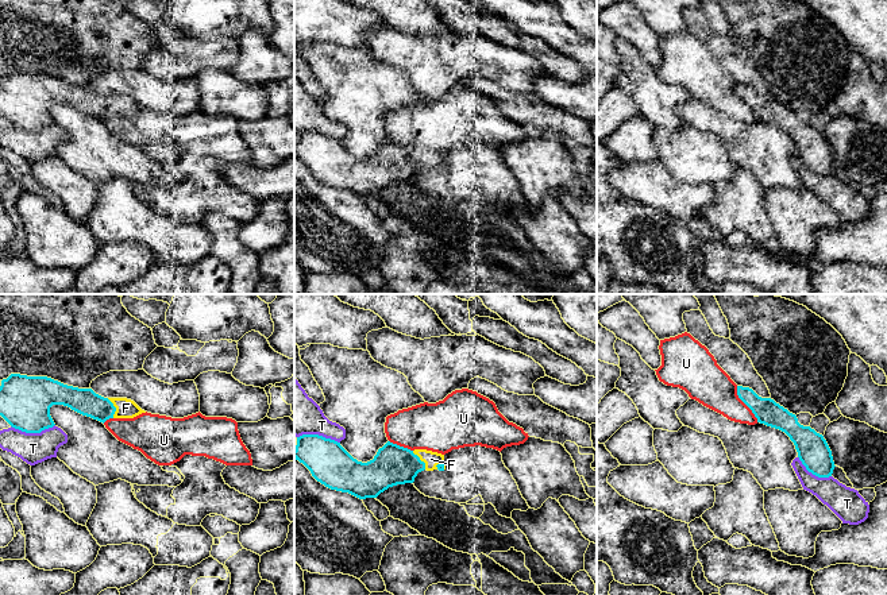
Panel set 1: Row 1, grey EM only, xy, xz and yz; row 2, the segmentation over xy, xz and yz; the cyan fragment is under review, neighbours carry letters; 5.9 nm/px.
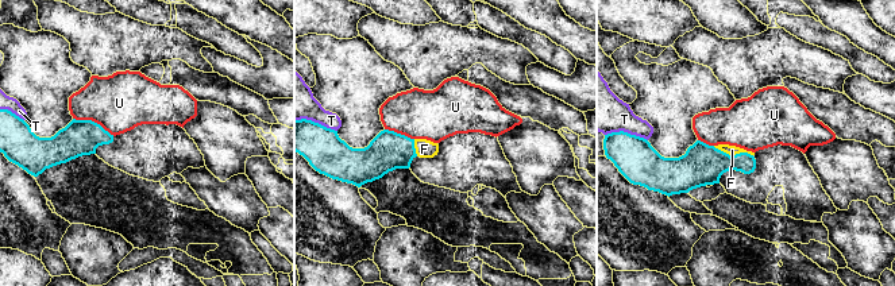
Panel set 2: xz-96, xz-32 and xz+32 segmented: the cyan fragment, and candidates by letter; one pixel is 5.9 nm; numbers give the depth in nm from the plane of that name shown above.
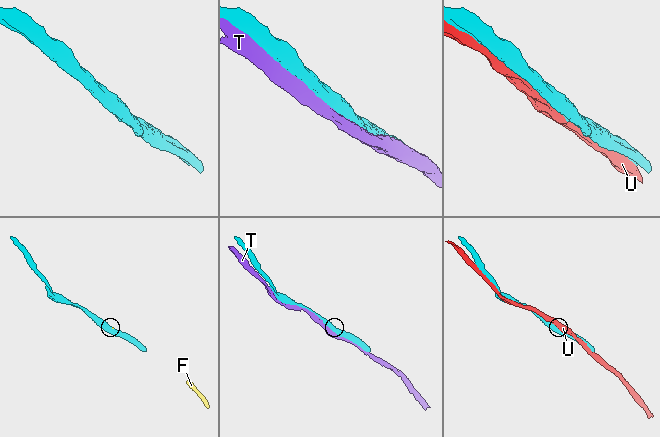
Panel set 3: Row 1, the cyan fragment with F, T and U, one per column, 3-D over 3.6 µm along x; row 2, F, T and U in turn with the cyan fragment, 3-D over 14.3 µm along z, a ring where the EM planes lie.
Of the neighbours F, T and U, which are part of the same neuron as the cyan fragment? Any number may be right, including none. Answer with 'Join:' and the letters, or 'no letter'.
Join: no letter

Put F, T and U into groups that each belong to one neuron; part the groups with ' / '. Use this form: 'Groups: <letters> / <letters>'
Groups: F / T / U

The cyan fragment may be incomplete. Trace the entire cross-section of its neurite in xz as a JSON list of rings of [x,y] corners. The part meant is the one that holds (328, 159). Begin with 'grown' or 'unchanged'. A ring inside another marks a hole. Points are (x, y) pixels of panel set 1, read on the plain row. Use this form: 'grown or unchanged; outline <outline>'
unchanged; outline [[[319,132],[297,135],[294,157],[325,185],[359,197],[377,196],[389,185],[413,181],[425,161],[413,148],[387,139],[367,161],[354,157],[340,140]]]

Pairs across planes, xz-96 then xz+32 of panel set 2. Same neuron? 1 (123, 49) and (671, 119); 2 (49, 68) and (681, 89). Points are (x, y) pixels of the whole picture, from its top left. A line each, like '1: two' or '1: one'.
1: two
2: one

